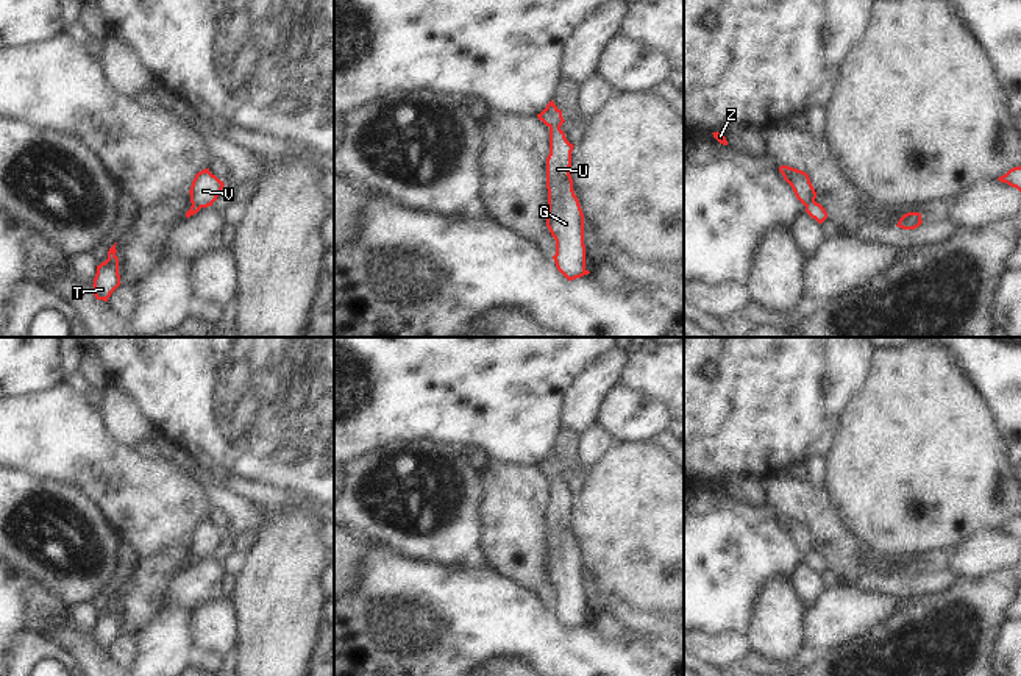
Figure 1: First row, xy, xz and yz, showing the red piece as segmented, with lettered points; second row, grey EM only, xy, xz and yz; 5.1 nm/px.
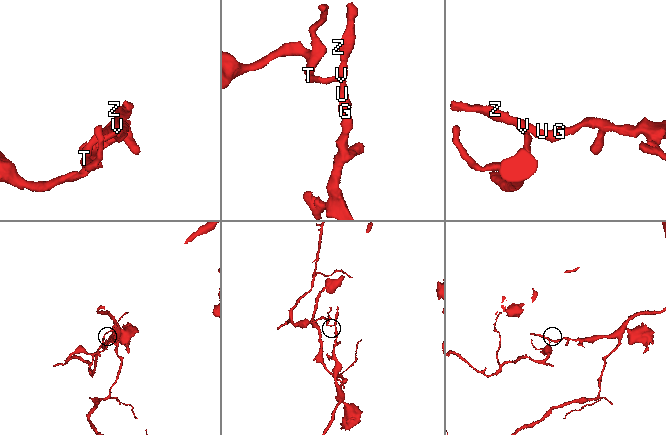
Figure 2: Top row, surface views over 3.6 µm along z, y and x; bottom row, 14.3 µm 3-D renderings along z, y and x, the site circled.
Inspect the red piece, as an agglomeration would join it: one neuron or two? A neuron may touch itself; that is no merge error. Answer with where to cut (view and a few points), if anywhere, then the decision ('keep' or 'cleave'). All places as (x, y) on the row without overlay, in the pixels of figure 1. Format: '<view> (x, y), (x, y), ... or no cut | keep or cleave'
xz (544, 459), (554, 469), (551, 475) | cleave

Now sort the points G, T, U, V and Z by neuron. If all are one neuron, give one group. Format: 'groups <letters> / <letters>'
groups G U V Z / T

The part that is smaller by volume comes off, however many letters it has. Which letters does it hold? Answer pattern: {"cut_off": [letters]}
{"cut_off": ["T"]}

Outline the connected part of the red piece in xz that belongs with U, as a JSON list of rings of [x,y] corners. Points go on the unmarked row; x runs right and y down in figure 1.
[[[553,450],[543,461],[556,468],[550,475],[550,504],[546,507],[546,576],[556,590],[556,604],[553,606],[556,617],[571,631],[590,623],[585,618],[584,564],[570,525],[575,495],[560,479],[565,470]]]

